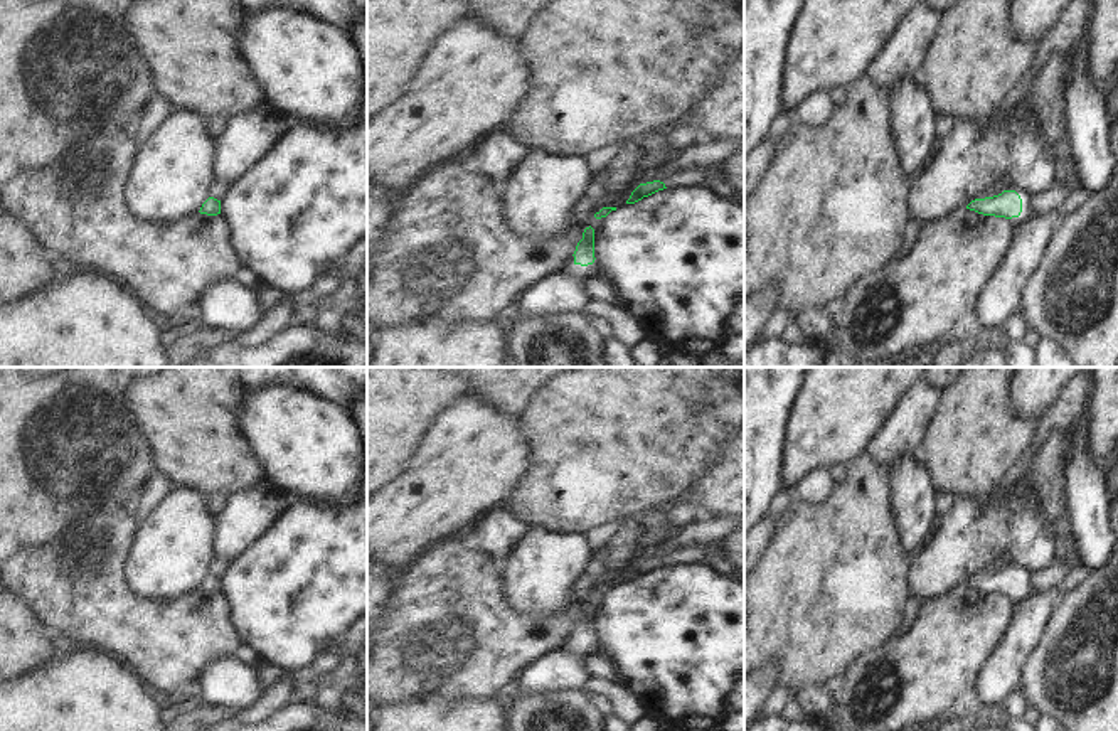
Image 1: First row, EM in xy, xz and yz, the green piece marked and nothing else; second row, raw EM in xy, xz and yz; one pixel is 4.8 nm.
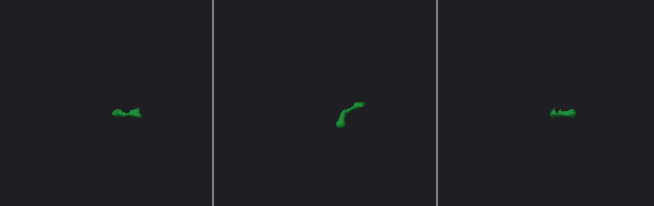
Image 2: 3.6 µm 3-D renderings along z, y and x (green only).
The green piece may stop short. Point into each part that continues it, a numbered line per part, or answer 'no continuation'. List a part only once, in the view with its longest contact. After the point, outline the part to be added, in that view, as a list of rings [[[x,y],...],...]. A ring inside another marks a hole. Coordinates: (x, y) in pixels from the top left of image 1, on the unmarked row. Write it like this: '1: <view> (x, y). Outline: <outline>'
1: xz (696, 554). Outline: [[[726,542],[716,546],[692,546],[684,547],[670,556],[667,556],[663,561],[668,568],[679,566],[679,564],[700,564],[705,558],[711,554],[722,554],[727,556]]]
2: yz (1027, 588). Outline: [[[1024,571],[1024,573],[1020,573],[1020,576],[1022,576],[1022,590],[1020,590],[1019,596],[1029,598],[1034,593],[1032,573]]]

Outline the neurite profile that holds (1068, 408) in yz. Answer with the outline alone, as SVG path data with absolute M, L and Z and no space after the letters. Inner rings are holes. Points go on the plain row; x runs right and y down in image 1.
M1079 374L1071 379L1066 389L1057 396L1051 411L1041 419L1030 448L1005 473L1005 477L998 482L998 485L993 490L990 490L988 494L977 495L980 500L987 502L1010 490L1024 475L1029 473L1029 470L1035 462L1035 456L1039 455L1046 441L1052 435L1059 435L1073 428L1073 424L1083 414L1088 387L1089 387L1089 374Z

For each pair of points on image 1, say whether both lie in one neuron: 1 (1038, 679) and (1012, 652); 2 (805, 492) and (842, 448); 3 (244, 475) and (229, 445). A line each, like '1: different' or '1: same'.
1: different
2: different
3: same

